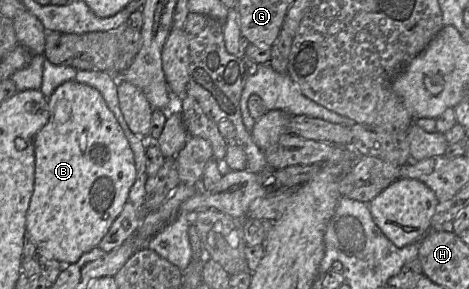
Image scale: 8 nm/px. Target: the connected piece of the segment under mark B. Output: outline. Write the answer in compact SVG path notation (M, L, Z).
M75 80L67 81L58 86L48 98L48 107L49 120L35 136L34 191L26 214L26 233L36 246L37 256L54 259L61 264L73 264L76 263L84 253L98 247L113 221L118 217L128 201L129 191L136 178L134 154L116 117L107 106L101 93L94 87L78 83Z

